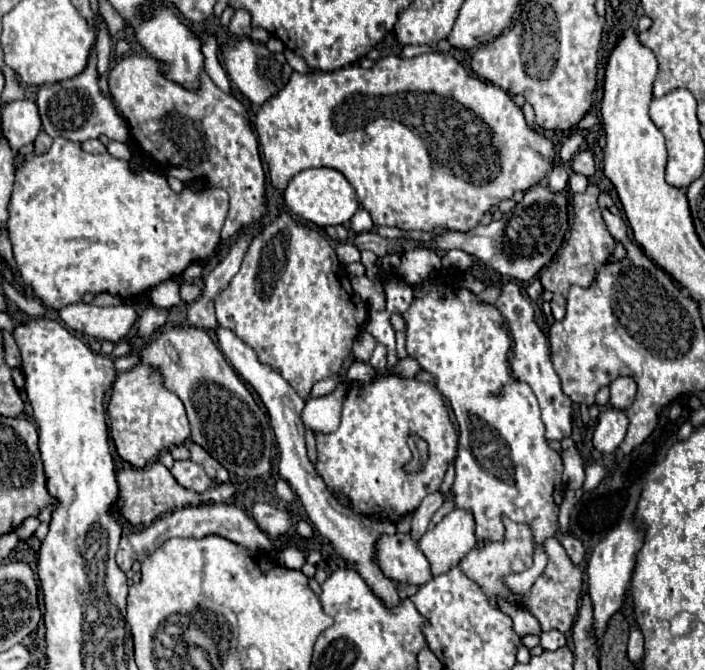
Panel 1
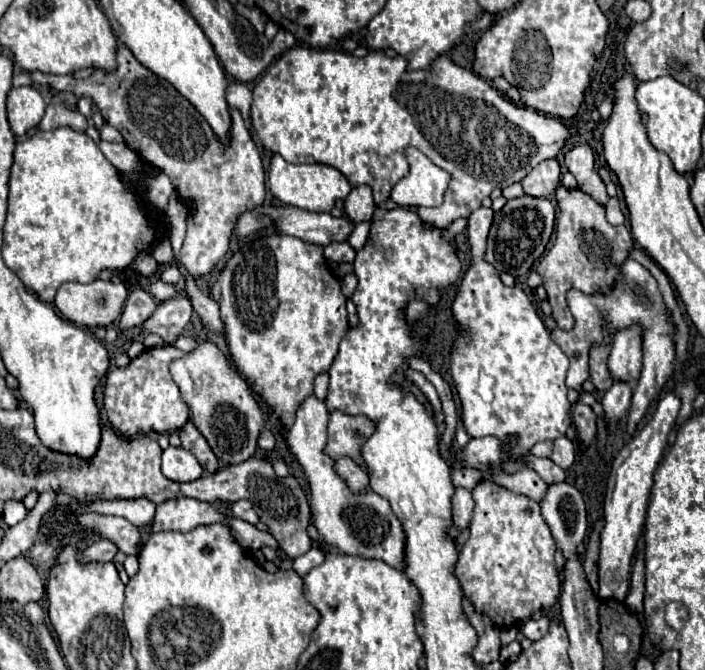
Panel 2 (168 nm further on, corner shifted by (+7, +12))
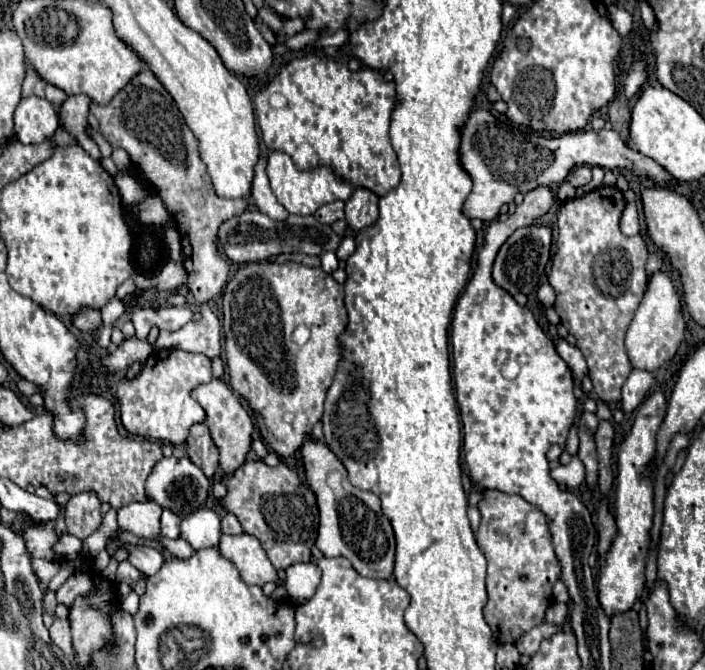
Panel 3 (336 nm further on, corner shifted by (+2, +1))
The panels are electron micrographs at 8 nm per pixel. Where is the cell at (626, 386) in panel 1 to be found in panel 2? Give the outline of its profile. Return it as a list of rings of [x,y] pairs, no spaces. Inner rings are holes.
[[[631,326],[615,334],[607,368],[619,382],[635,382],[641,372],[641,328]]]

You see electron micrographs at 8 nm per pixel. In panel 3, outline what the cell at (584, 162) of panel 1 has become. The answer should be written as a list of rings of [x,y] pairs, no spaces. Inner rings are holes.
[[[586,165],[574,167],[574,171],[570,171],[570,175],[568,175],[568,183],[572,183],[576,189],[590,183],[590,179],[592,179],[592,171]]]

